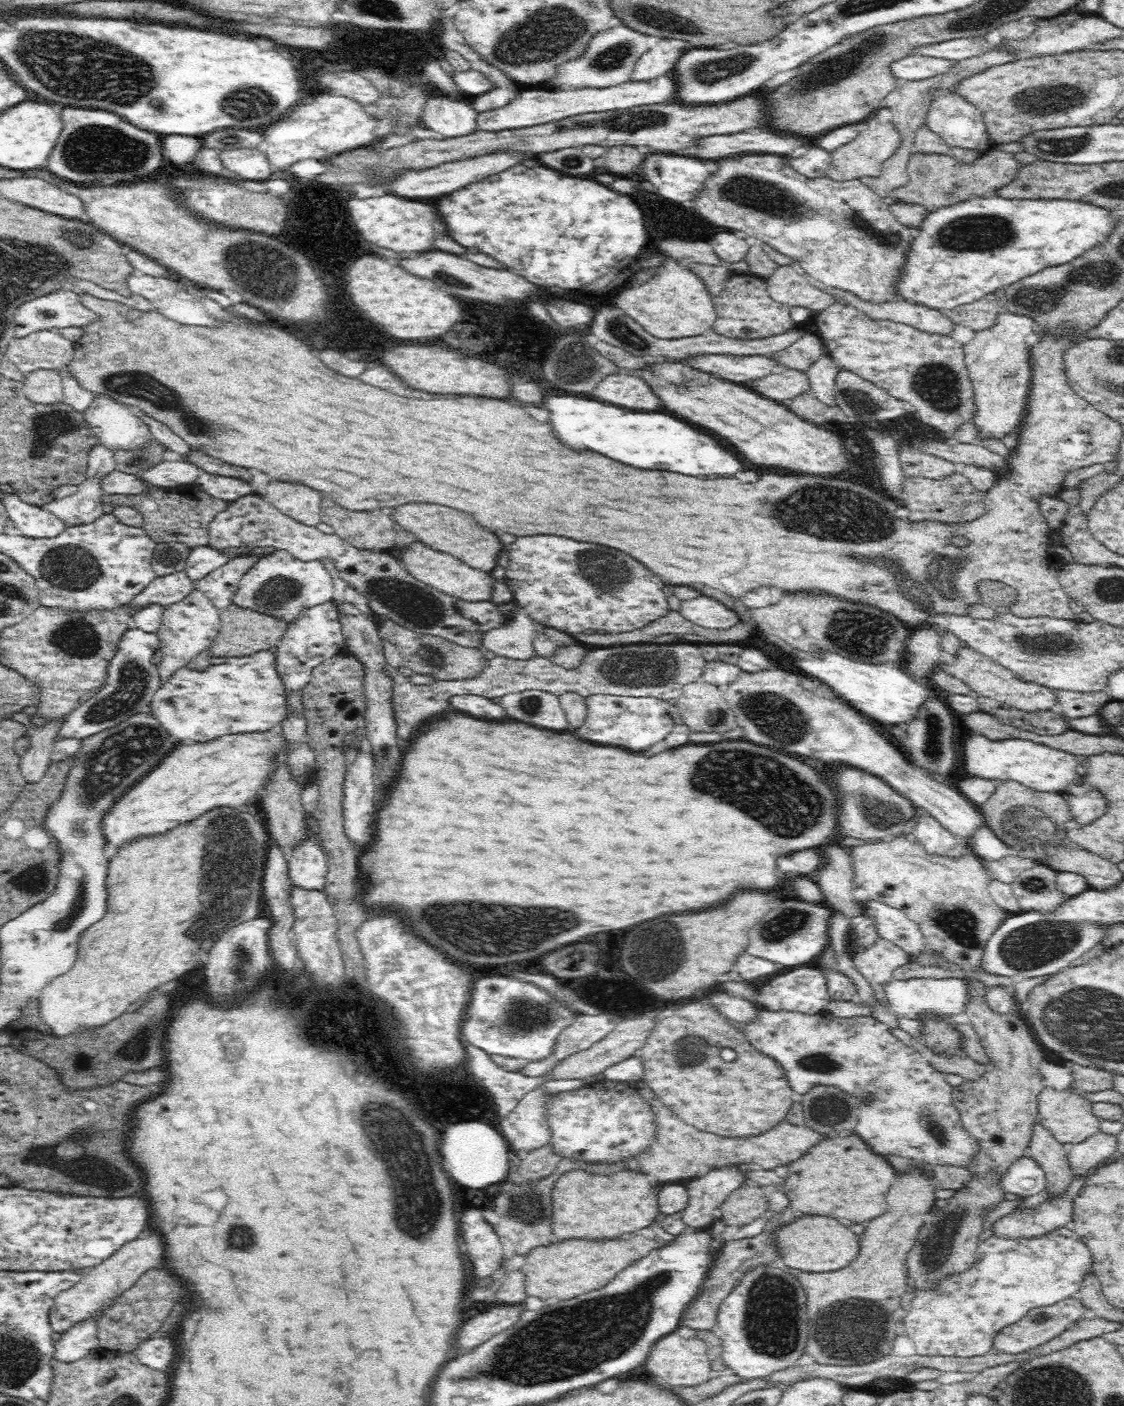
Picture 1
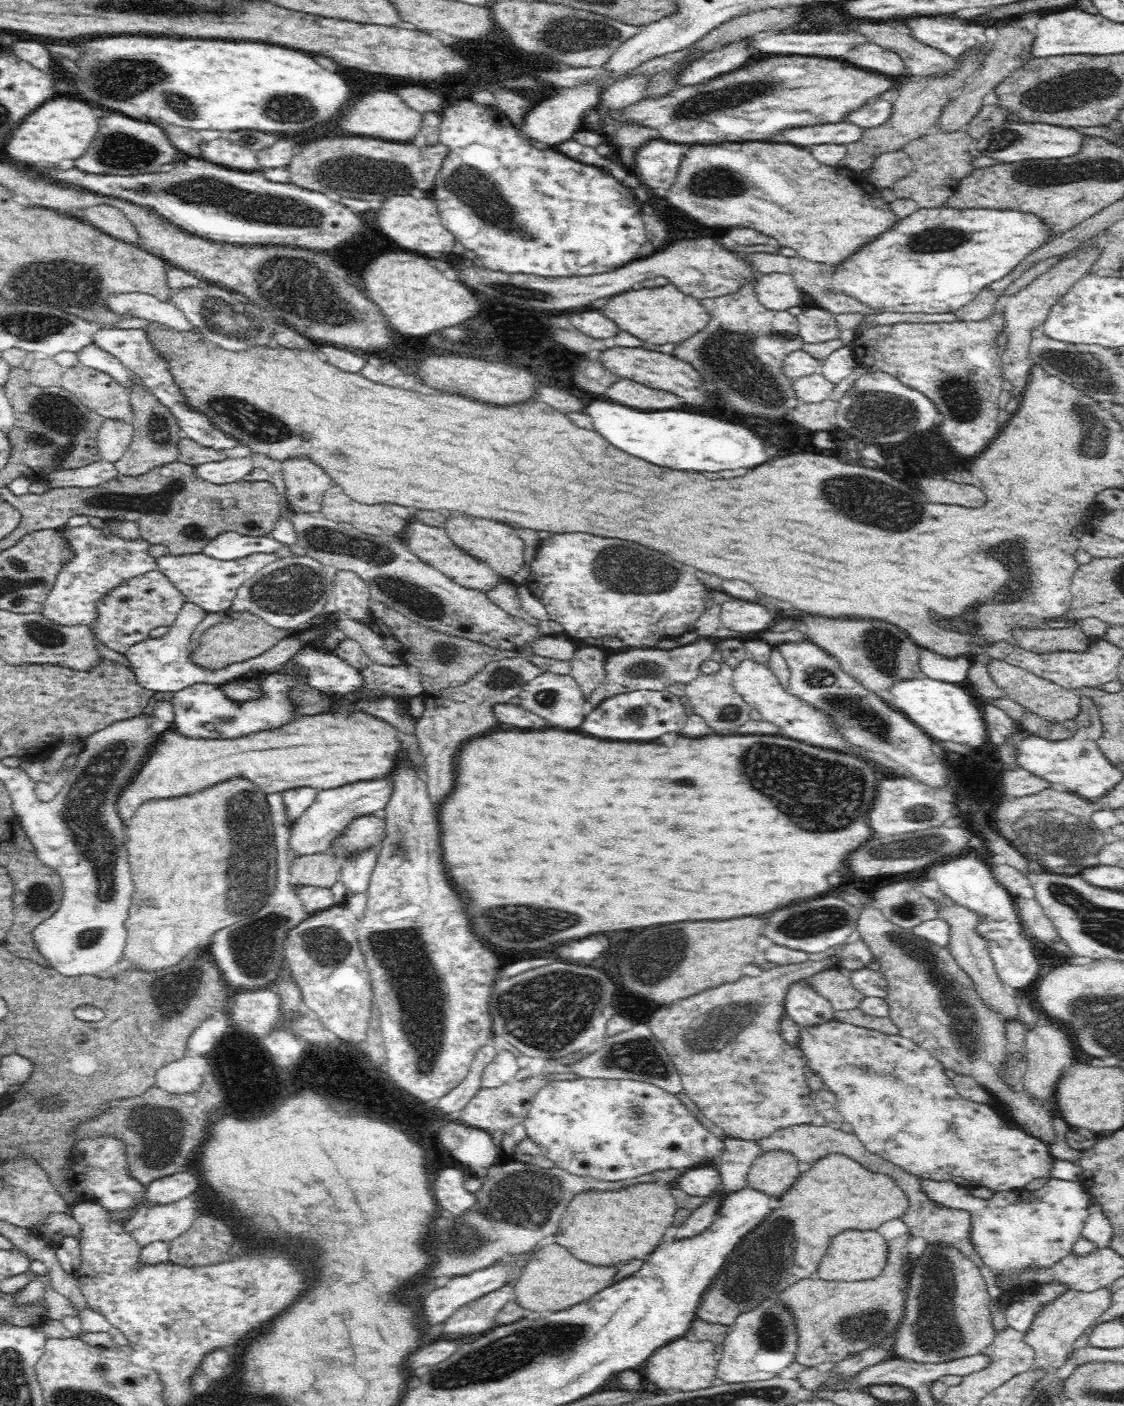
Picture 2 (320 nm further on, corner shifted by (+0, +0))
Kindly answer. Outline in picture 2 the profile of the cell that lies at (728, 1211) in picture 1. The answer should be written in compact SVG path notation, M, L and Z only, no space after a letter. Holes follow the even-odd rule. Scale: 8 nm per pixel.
M772 1150L754 1160L746 1175L747 1188L779 1199L801 1175L798 1169L798 1161L788 1152Z

